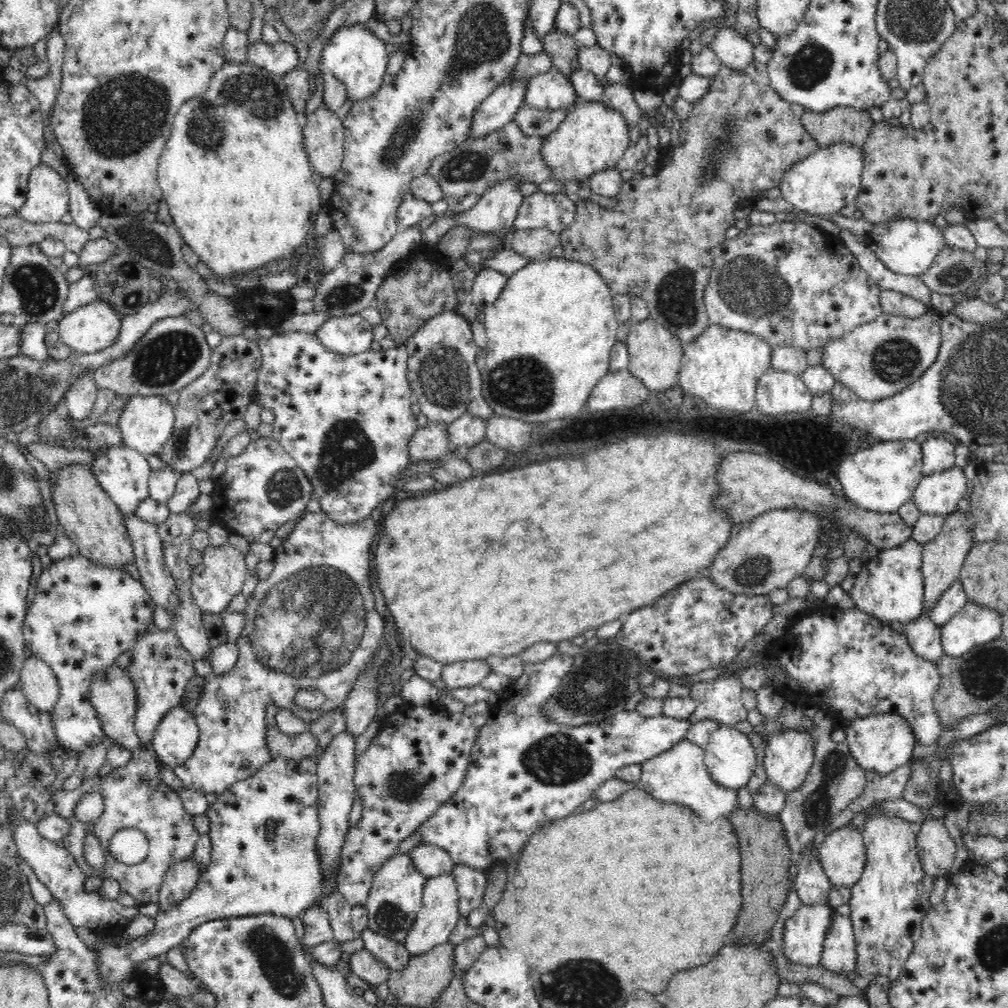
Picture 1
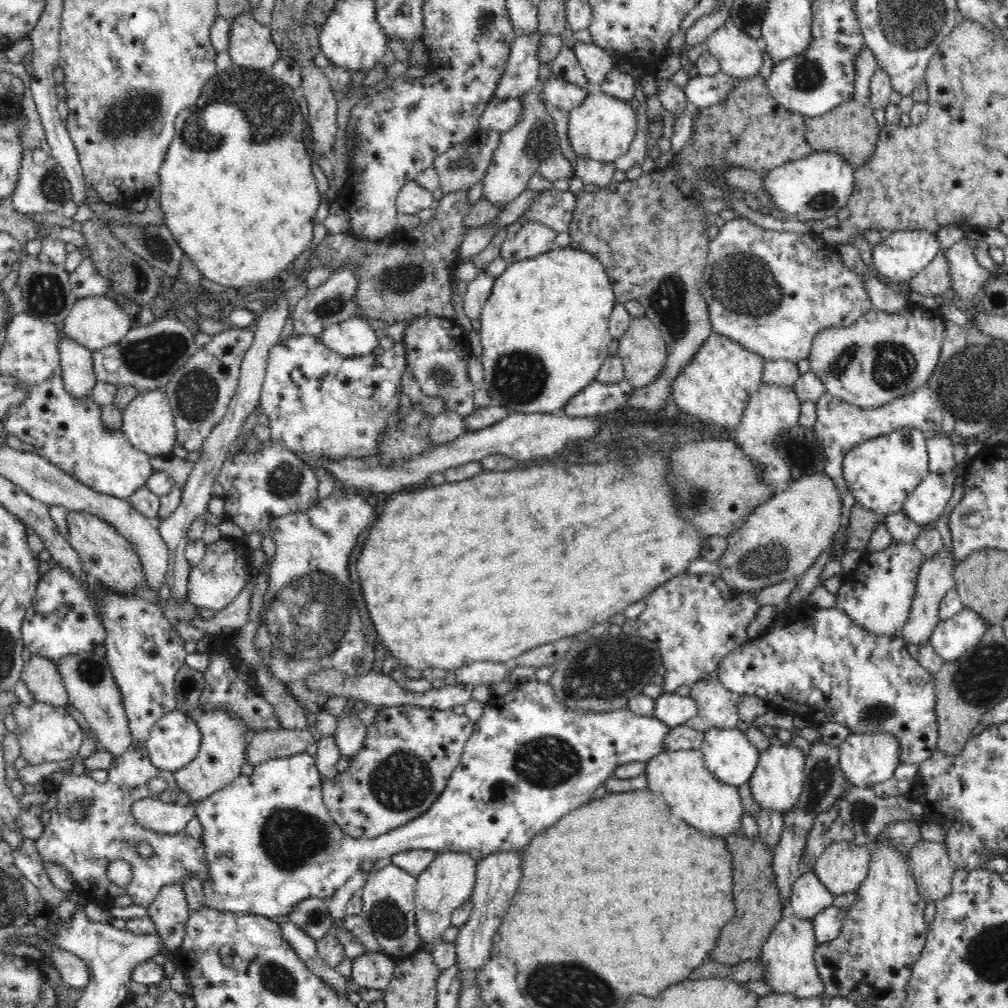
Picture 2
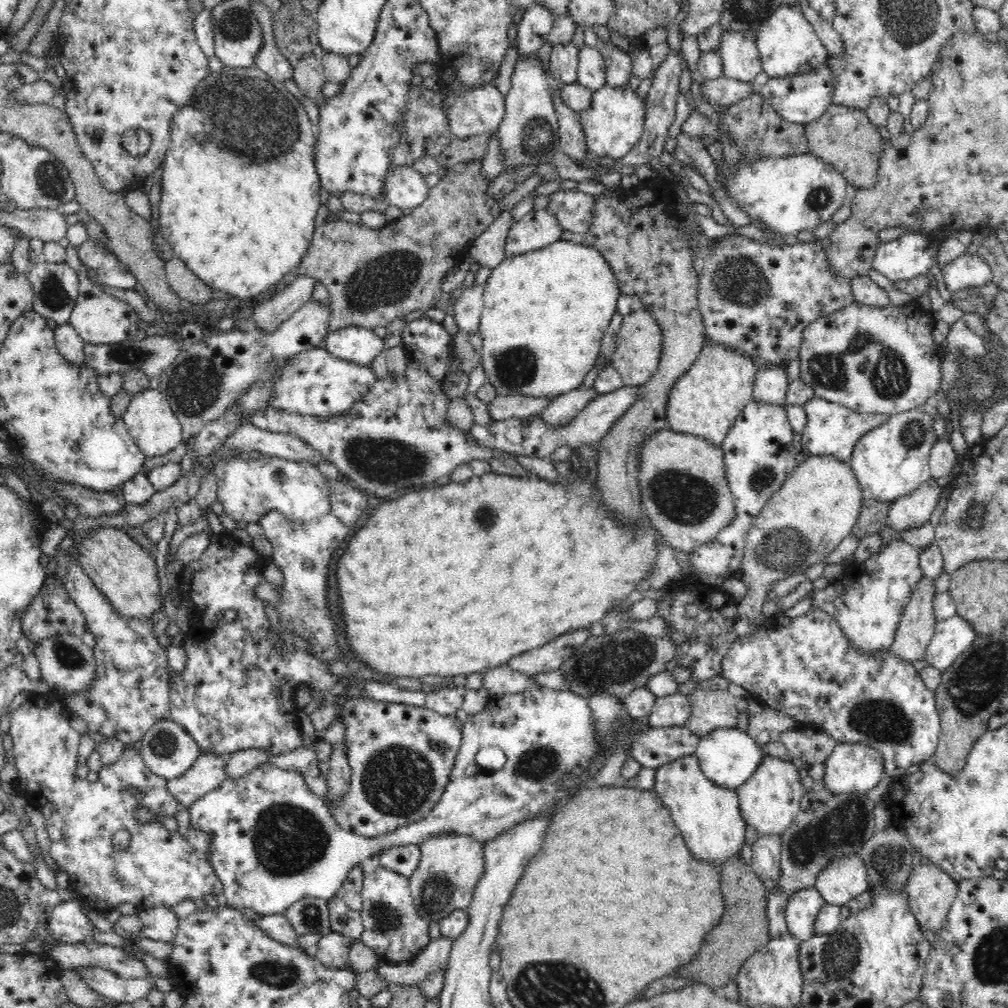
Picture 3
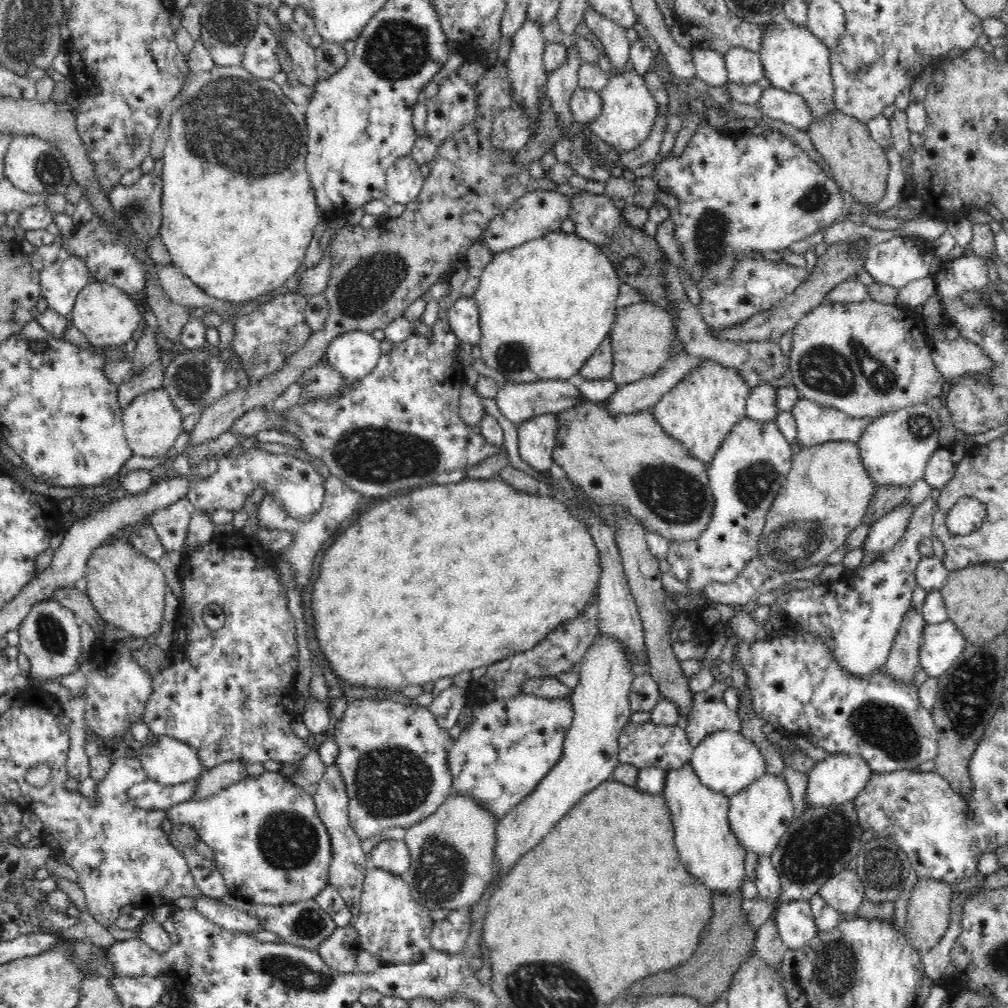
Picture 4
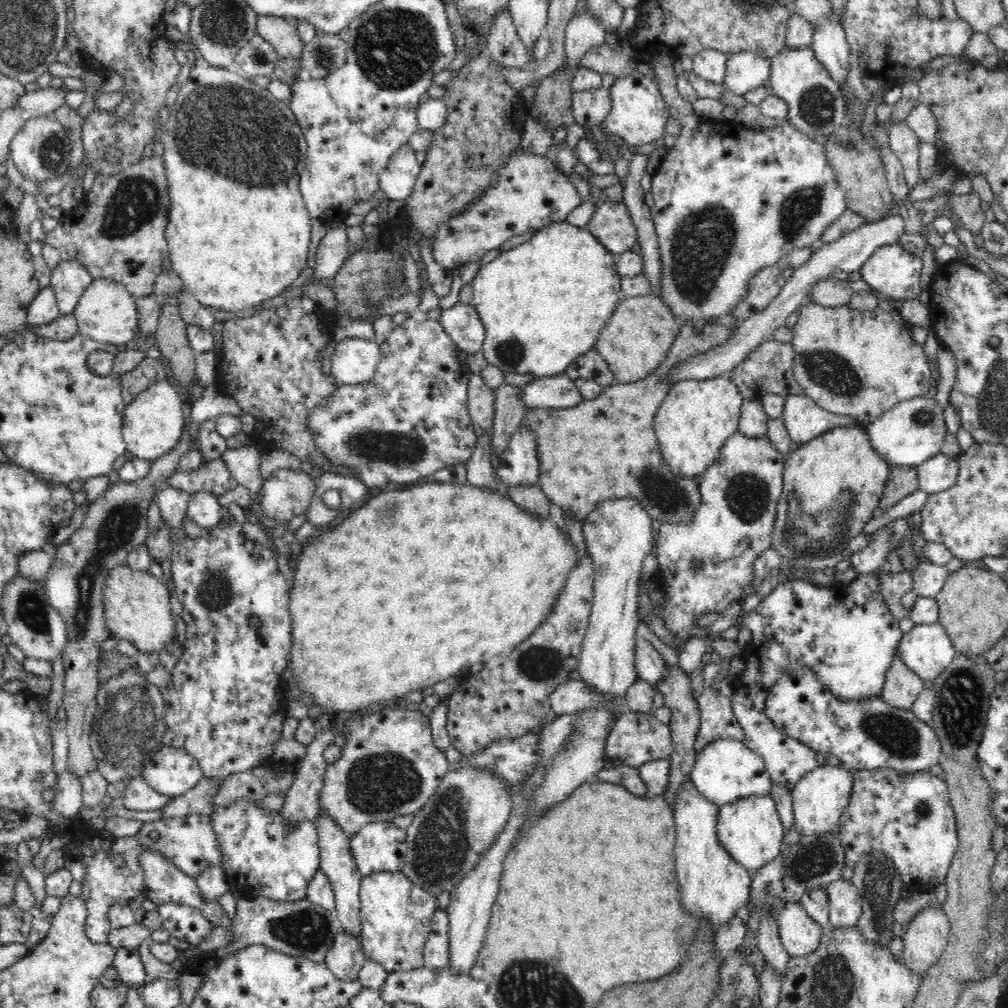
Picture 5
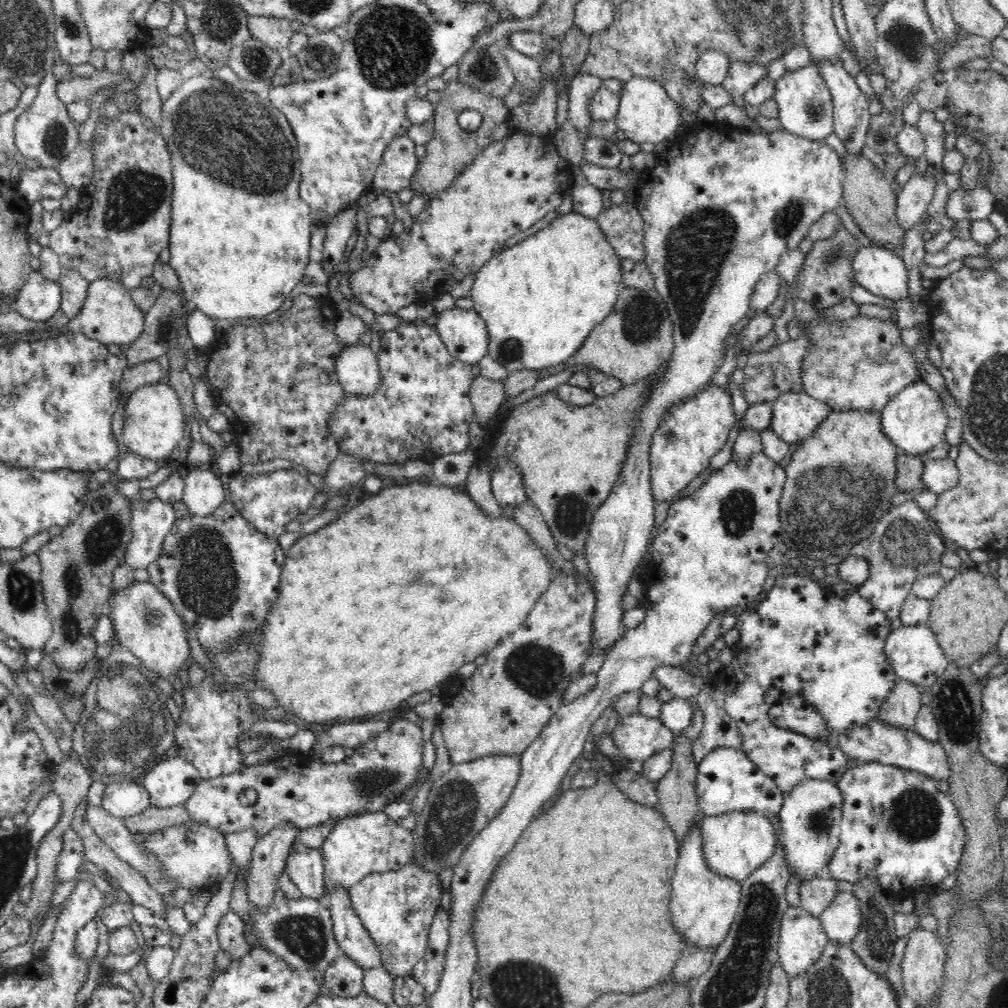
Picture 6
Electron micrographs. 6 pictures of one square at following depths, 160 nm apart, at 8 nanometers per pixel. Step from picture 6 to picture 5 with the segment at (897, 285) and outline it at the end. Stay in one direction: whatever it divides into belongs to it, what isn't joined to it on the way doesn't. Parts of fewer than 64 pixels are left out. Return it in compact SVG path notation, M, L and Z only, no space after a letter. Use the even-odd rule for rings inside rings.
M900 243L877 248L859 271L864 282L887 298L898 301L919 296L922 259L908 253Z

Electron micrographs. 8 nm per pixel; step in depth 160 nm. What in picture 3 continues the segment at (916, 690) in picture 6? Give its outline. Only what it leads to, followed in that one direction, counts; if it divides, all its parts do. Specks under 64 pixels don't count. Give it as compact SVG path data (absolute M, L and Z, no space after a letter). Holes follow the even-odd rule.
M922 578L921 582L912 592L912 596L900 619L895 640L889 648L892 655L896 655L896 657L908 662L914 662L914 660L920 660L925 657L926 650L932 640L932 635L935 633L935 624L937 623L933 609L933 600L936 594L934 590L935 581Z

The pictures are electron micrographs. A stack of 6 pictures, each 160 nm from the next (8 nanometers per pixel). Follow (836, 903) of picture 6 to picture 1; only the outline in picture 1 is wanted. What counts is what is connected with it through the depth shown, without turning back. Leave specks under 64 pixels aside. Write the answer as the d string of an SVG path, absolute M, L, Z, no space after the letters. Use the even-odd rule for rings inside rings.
M848 824L826 835L818 851L820 864L832 886L851 888L860 880L866 868L867 852L863 835L855 826Z

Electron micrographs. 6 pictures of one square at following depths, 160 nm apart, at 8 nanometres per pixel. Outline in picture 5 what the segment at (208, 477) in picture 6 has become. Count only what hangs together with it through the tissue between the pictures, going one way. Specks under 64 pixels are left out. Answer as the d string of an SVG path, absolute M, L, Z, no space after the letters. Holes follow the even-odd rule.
M198 491L190 495L187 516L203 529L213 528L222 519L218 496L211 491Z

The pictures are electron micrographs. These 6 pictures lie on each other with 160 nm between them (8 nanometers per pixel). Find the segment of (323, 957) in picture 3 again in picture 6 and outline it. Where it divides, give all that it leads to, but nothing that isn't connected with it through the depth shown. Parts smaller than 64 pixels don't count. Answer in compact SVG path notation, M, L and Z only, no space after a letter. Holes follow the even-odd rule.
M341 951L325 970L324 983L336 997L356 998L365 992L363 976L364 969Z

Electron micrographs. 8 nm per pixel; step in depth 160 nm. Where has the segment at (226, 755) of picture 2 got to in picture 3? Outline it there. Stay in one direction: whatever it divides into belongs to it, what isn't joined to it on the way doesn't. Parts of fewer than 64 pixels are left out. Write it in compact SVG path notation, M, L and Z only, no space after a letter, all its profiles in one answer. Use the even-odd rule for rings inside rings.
M201 752L192 768L180 778L168 781L166 787L180 805L189 807L203 794L216 790L227 780L225 757L222 754Z

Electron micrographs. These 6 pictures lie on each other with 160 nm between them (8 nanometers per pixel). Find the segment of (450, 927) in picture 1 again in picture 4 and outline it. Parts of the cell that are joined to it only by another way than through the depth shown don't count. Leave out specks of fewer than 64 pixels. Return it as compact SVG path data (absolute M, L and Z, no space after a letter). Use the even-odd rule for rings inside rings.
M451 793L448 798L422 822L406 829L403 841L409 848L411 863L401 877L410 885L411 895L422 906L434 909L470 909L480 900L484 889L492 881L494 852L496 852L496 826L498 819L486 811L474 797L464 793Z

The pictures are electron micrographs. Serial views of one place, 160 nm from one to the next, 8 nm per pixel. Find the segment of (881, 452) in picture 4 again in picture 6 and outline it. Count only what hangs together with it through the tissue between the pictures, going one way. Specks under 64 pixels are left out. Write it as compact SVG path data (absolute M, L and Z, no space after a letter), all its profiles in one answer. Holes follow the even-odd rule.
M914 381L905 386L881 410L880 423L888 440L896 445L897 454L908 453L912 456L930 456L930 451L945 440L948 428L947 412L940 394L926 381Z

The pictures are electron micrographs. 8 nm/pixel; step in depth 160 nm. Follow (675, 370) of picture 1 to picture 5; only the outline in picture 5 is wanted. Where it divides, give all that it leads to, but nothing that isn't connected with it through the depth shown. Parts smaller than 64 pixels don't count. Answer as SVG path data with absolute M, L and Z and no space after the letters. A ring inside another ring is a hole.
M658 295L622 297L608 324L599 330L593 349L606 360L616 382L638 382L666 358L680 329L680 323Z

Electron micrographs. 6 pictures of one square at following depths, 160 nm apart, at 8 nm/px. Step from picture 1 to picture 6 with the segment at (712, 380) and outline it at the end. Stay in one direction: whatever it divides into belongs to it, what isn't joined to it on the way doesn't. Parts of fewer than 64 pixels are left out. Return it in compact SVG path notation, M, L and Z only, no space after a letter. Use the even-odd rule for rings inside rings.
M708 384L690 398L676 402L662 416L649 448L651 493L655 502L672 500L702 470L706 470L710 460L724 448L734 424L736 412L732 407L732 395L716 384Z

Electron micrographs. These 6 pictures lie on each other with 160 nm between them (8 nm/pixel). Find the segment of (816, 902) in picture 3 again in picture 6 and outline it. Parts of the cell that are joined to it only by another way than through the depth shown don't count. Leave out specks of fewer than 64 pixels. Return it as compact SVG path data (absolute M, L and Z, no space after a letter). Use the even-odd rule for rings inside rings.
M788 907L781 920L781 934L778 943L779 964L788 978L794 978L818 962L829 938L819 917L812 916L804 907Z

